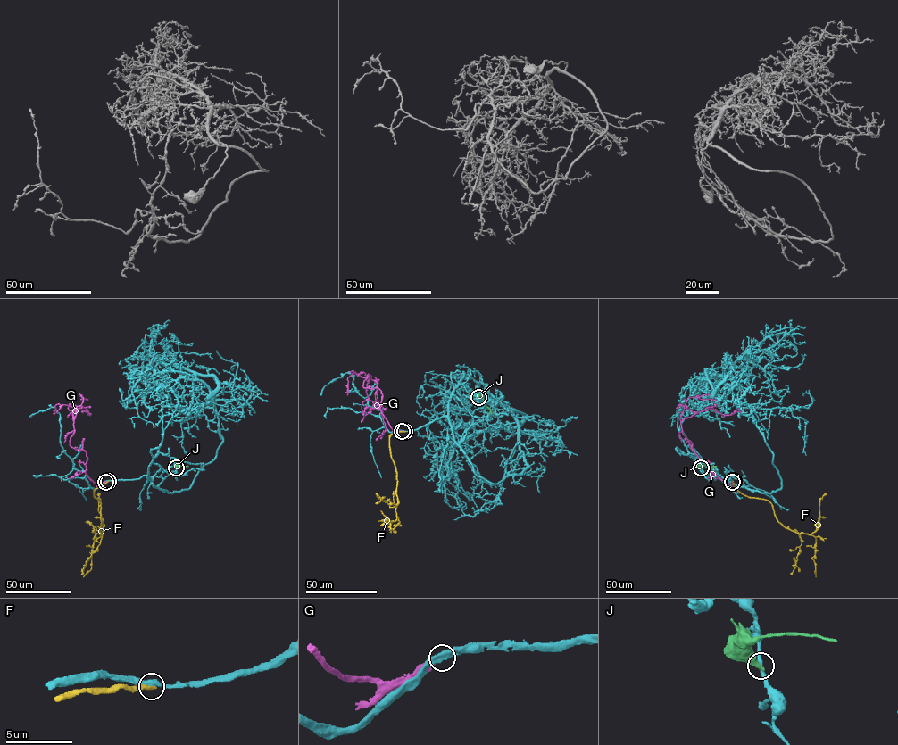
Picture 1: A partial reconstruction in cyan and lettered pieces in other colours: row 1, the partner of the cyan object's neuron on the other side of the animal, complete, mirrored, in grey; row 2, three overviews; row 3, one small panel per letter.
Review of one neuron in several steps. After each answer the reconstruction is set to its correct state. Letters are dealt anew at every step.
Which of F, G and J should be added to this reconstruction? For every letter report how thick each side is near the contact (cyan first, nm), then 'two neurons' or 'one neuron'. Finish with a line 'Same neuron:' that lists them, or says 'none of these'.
F: calibres 440 and 360 nm; two neurons
G: calibres 400 and 440 nm; two neurons
J: calibres 240 and 400 nm; two neurons
Same neuron: none of these

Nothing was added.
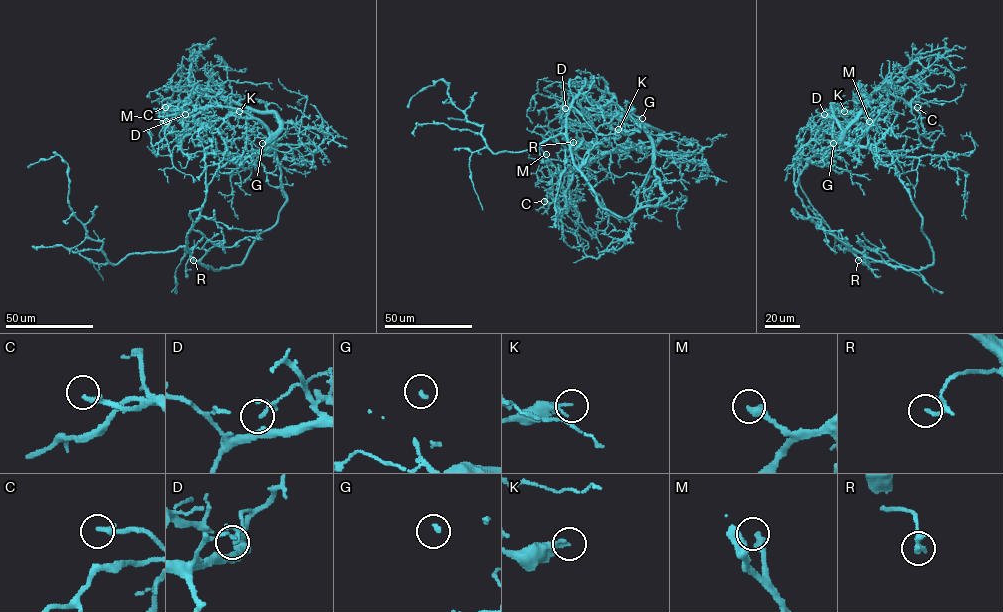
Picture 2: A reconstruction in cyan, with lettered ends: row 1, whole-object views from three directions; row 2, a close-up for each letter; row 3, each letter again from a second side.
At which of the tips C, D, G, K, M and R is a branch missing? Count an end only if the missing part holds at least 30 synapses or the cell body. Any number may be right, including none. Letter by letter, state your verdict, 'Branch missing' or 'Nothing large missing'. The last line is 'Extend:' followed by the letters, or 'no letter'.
C: Branch missing
D: Nothing large missing
G: Branch missing
K: Nothing large missing
M: Branch missing
R: Nothing large missing
Extend: C, G, M

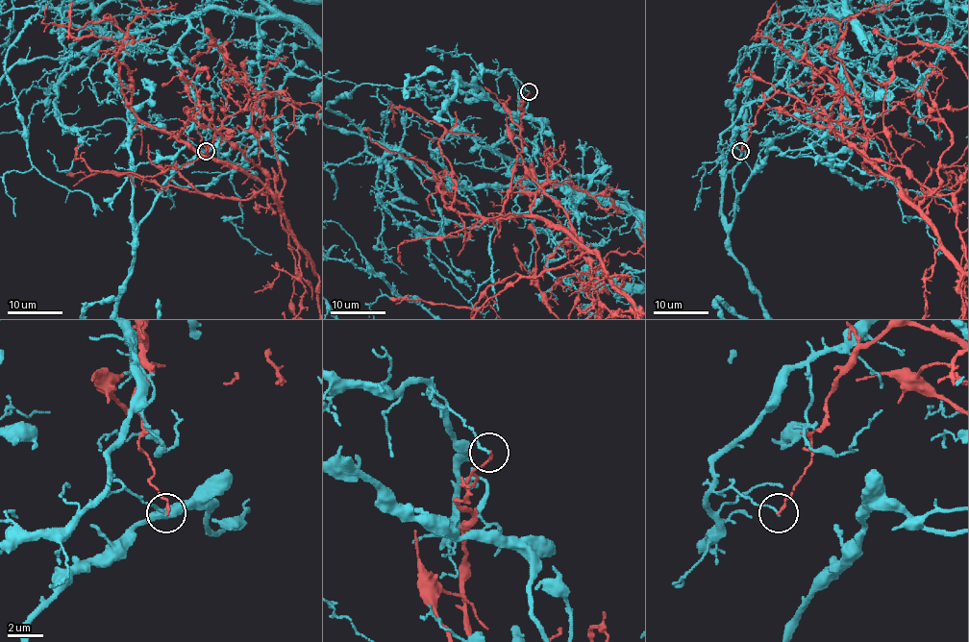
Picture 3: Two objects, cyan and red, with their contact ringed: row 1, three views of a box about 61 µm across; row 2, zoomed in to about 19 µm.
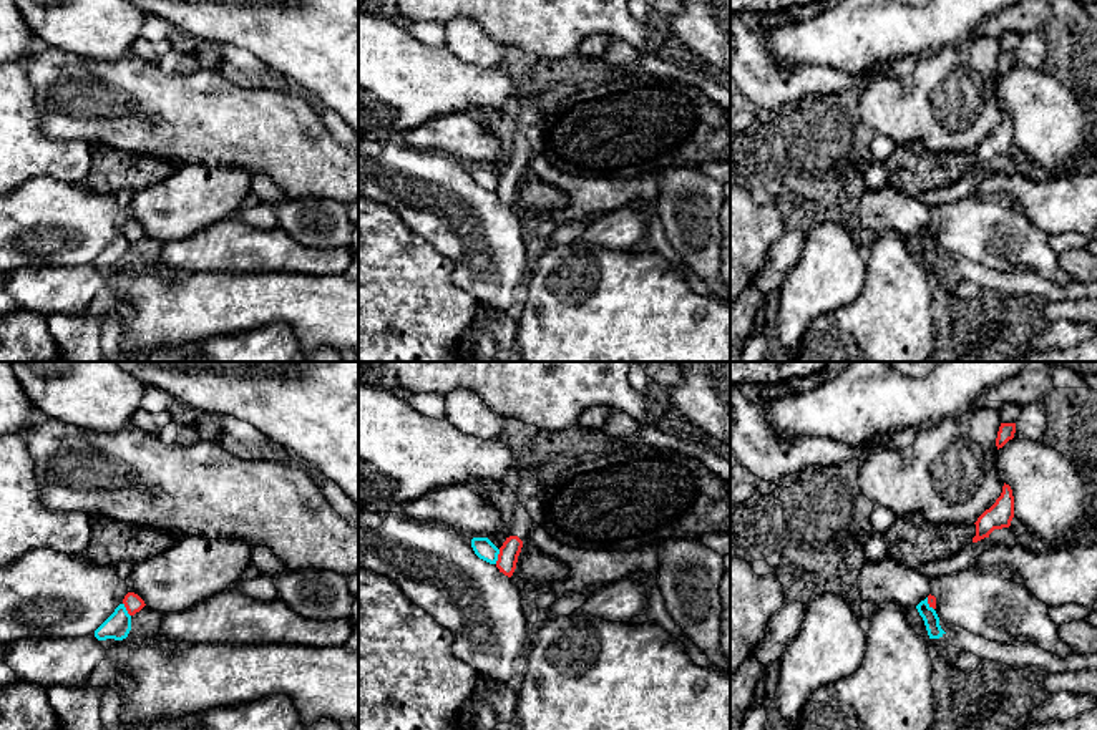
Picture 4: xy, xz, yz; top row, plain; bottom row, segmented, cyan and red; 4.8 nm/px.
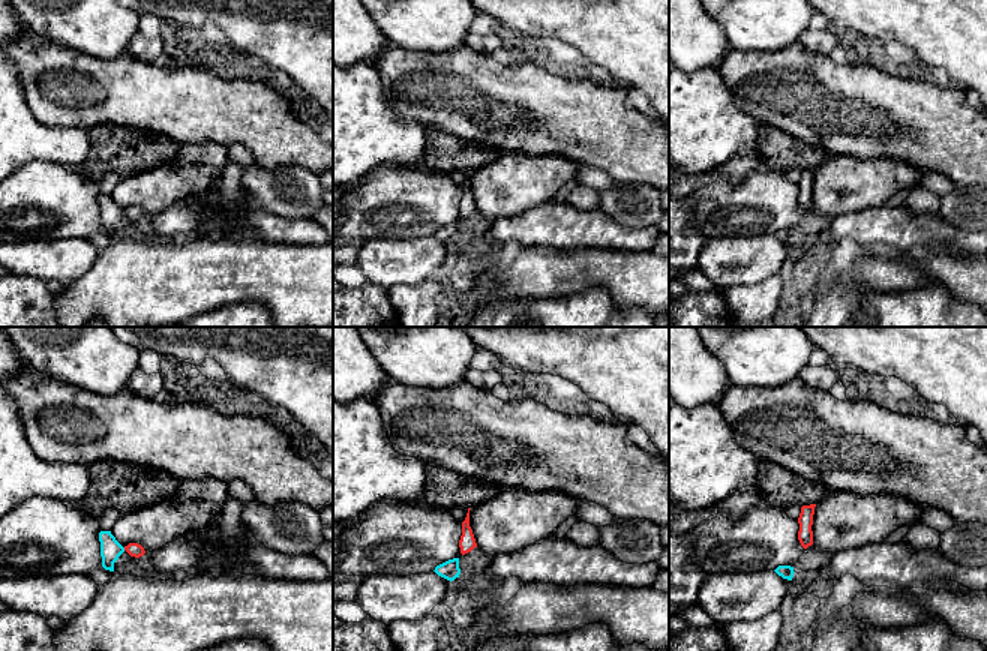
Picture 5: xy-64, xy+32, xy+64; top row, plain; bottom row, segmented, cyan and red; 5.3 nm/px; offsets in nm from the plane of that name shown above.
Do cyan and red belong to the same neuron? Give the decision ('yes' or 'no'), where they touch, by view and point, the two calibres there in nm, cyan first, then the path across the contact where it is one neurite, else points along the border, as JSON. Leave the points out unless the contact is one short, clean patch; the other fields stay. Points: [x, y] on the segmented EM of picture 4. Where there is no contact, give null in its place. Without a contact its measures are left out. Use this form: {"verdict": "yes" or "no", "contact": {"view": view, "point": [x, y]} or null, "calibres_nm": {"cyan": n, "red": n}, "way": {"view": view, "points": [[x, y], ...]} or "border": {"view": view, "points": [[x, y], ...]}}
{"verdict": "no", "contact": {"view": "xz", "point": [497, 556]}, "calibres_nm": {"cyan": 100, "red": 100}, "border": {"view": "xz", "points": [[500, 549], [495, 563]]}}

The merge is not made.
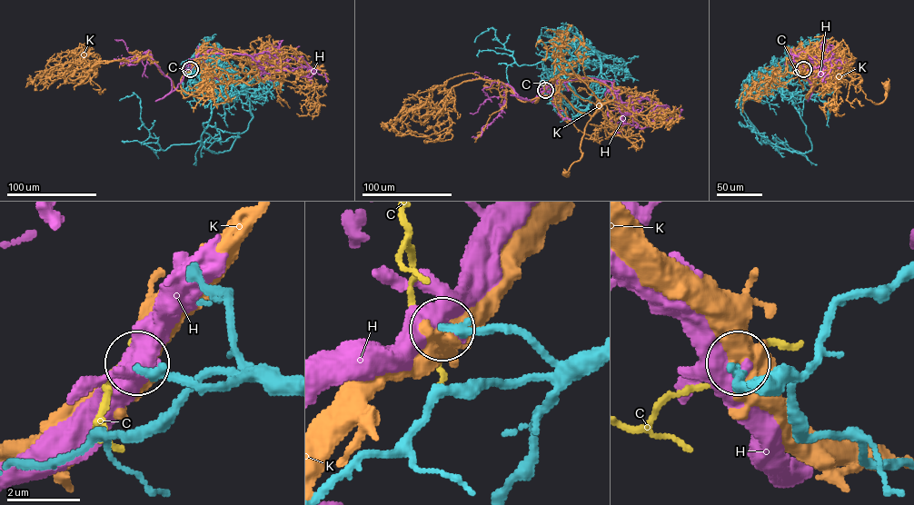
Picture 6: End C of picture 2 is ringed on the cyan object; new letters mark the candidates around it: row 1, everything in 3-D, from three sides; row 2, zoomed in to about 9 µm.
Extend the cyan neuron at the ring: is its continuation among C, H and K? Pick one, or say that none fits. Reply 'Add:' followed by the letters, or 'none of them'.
Add: none of them

